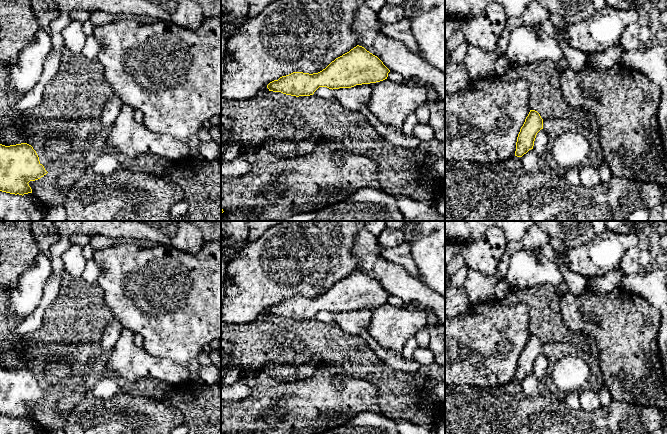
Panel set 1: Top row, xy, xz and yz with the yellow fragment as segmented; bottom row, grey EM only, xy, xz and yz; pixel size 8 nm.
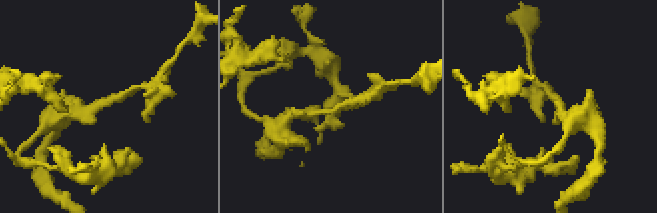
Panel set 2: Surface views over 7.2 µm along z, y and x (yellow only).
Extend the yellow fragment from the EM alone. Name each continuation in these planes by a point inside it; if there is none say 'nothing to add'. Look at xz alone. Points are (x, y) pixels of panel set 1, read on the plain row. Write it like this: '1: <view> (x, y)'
nothing to add

